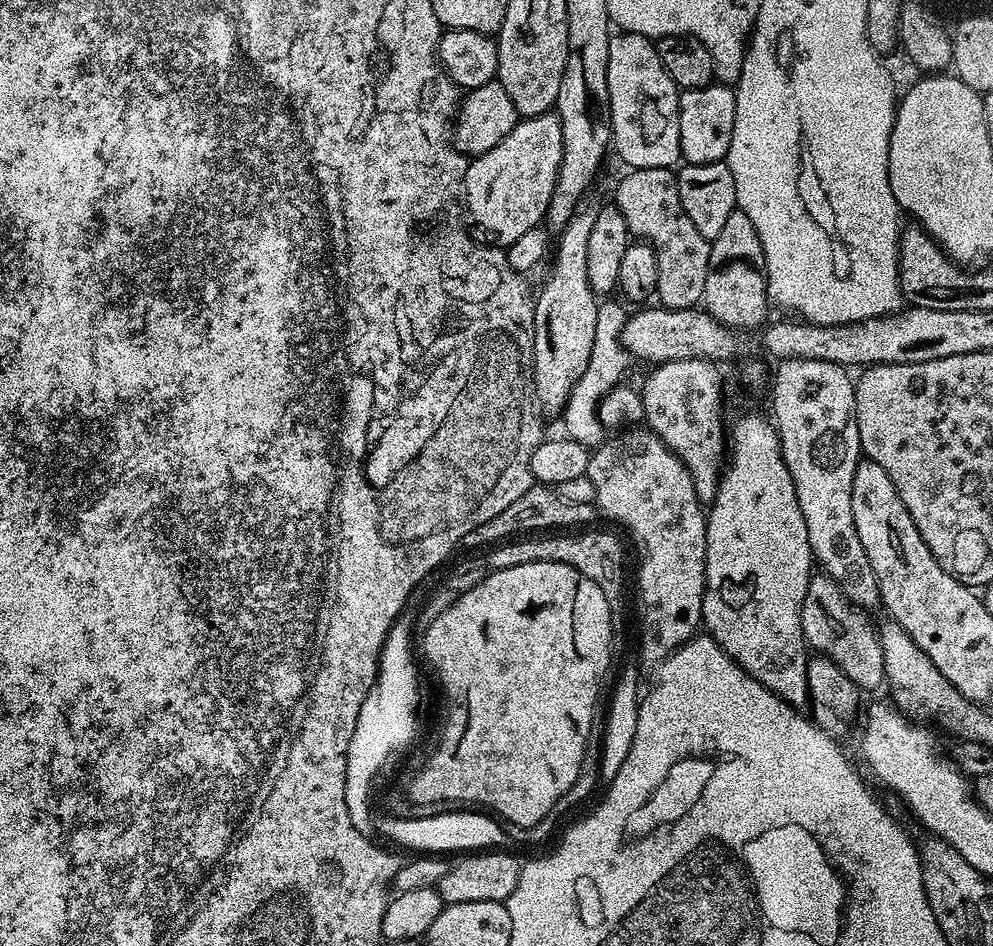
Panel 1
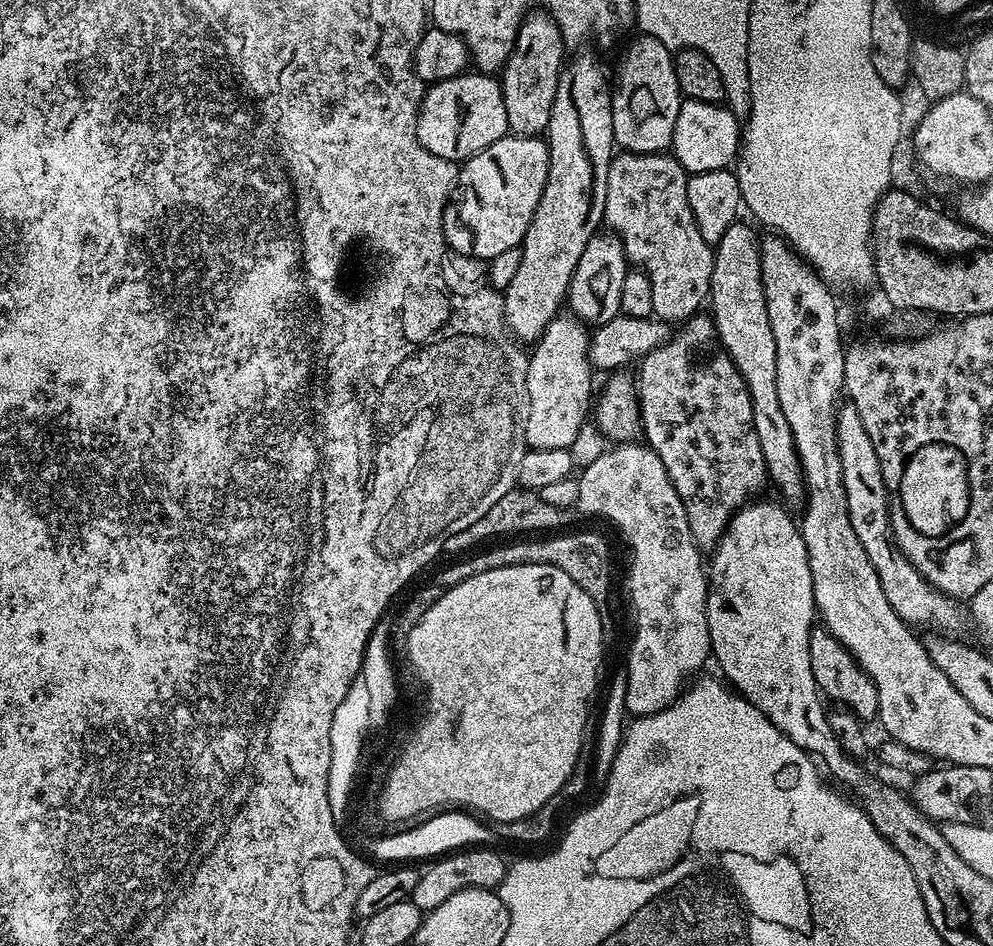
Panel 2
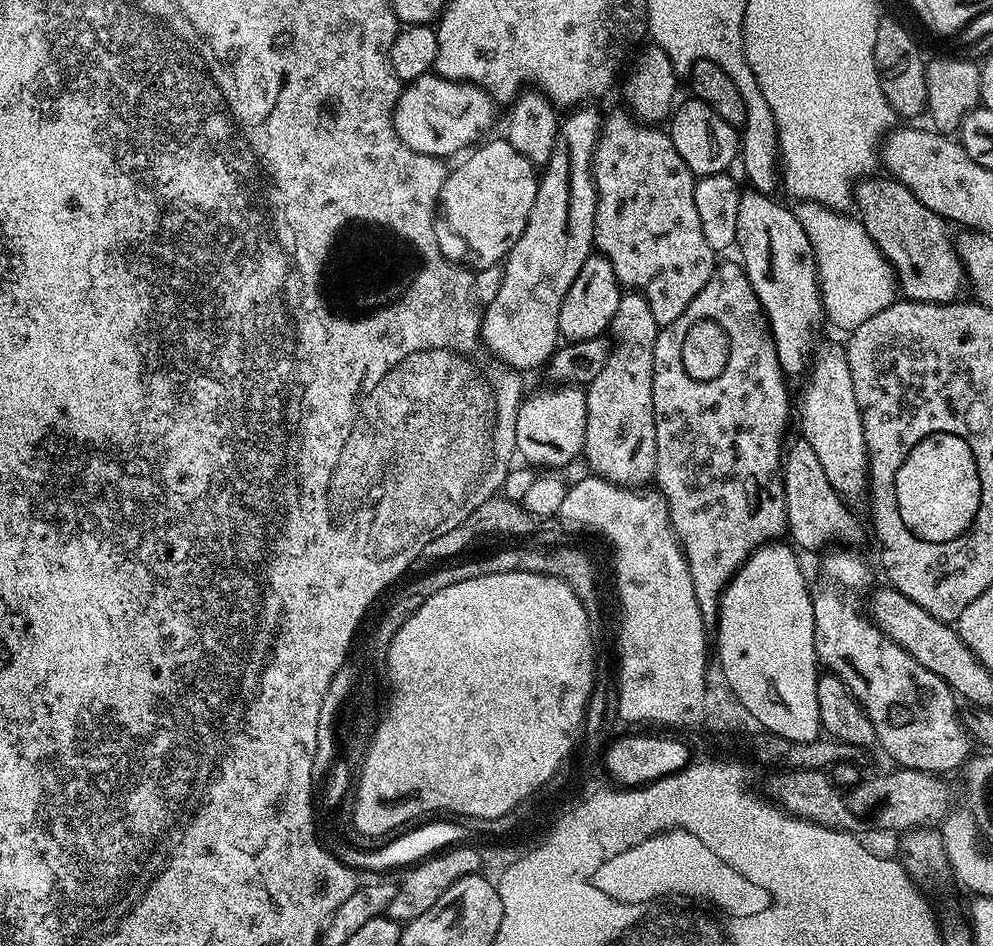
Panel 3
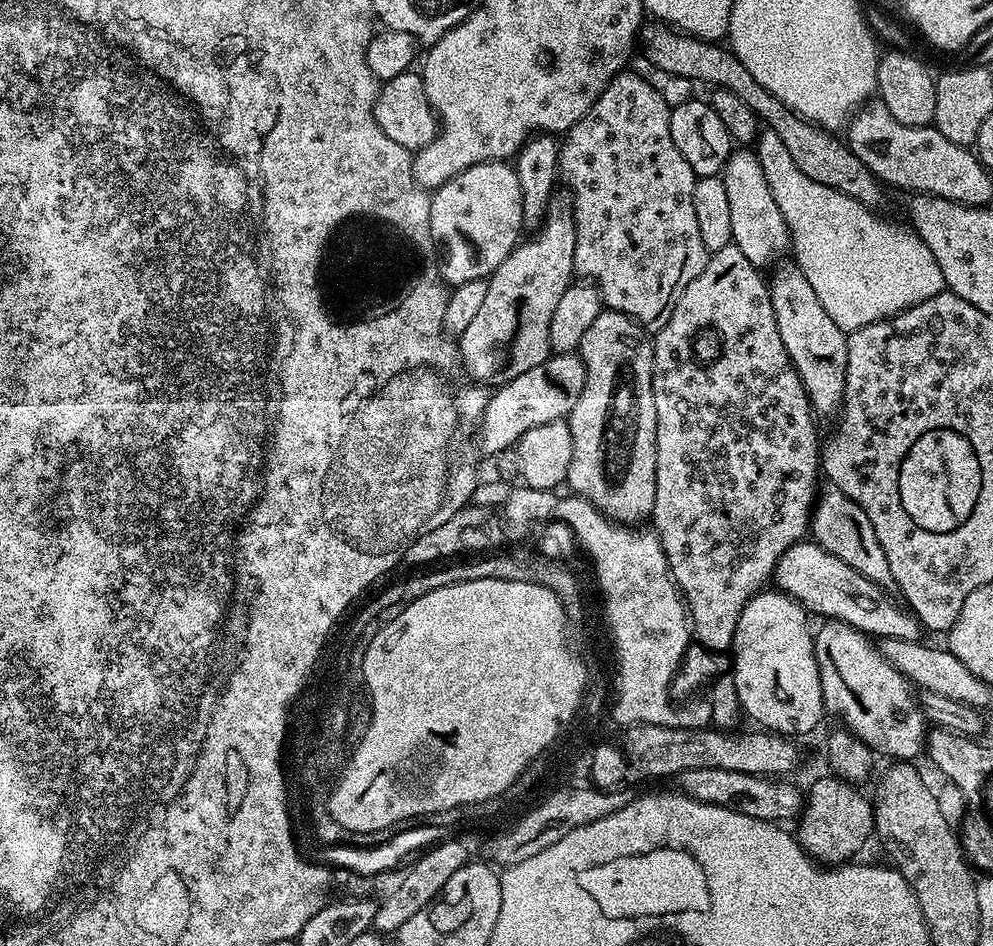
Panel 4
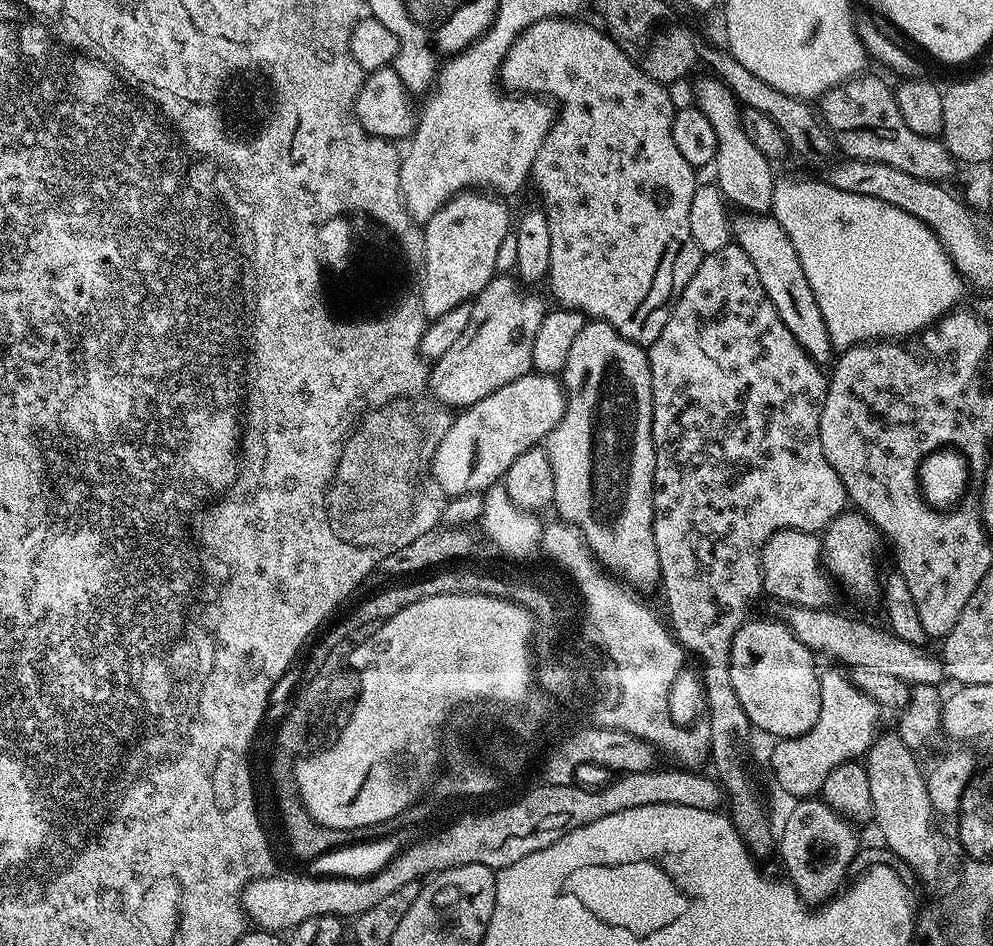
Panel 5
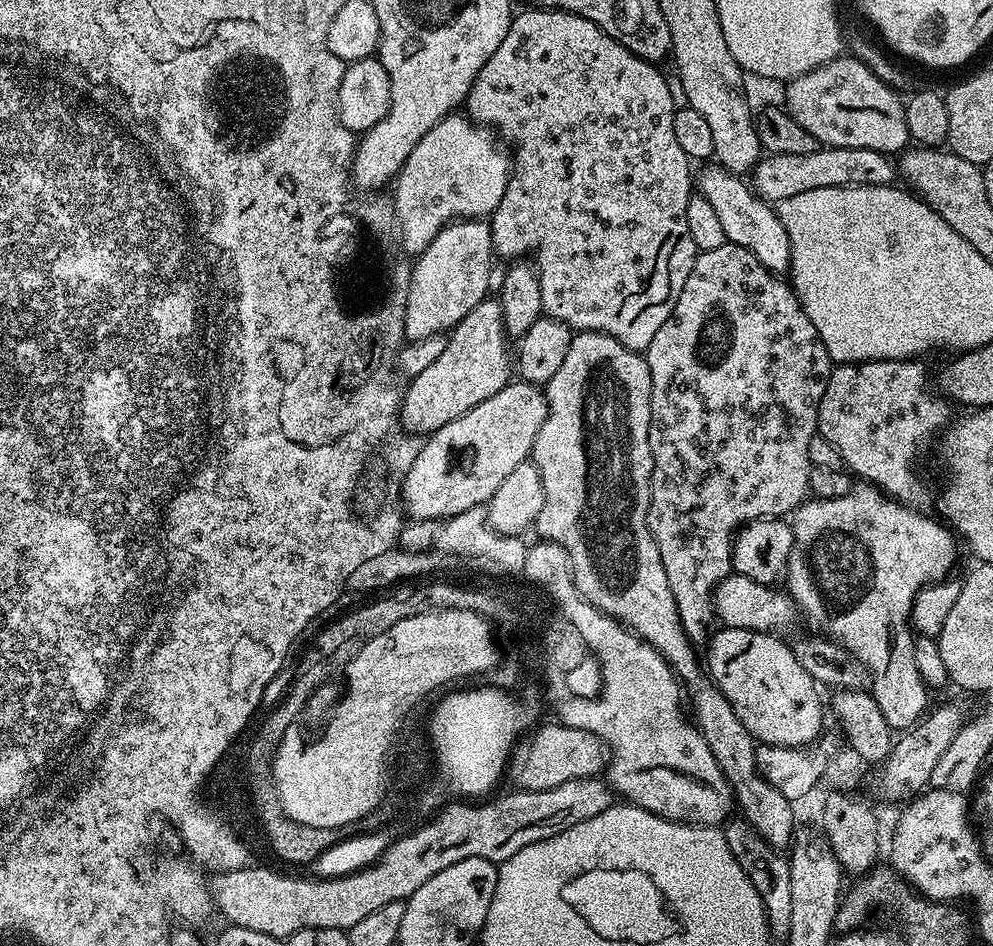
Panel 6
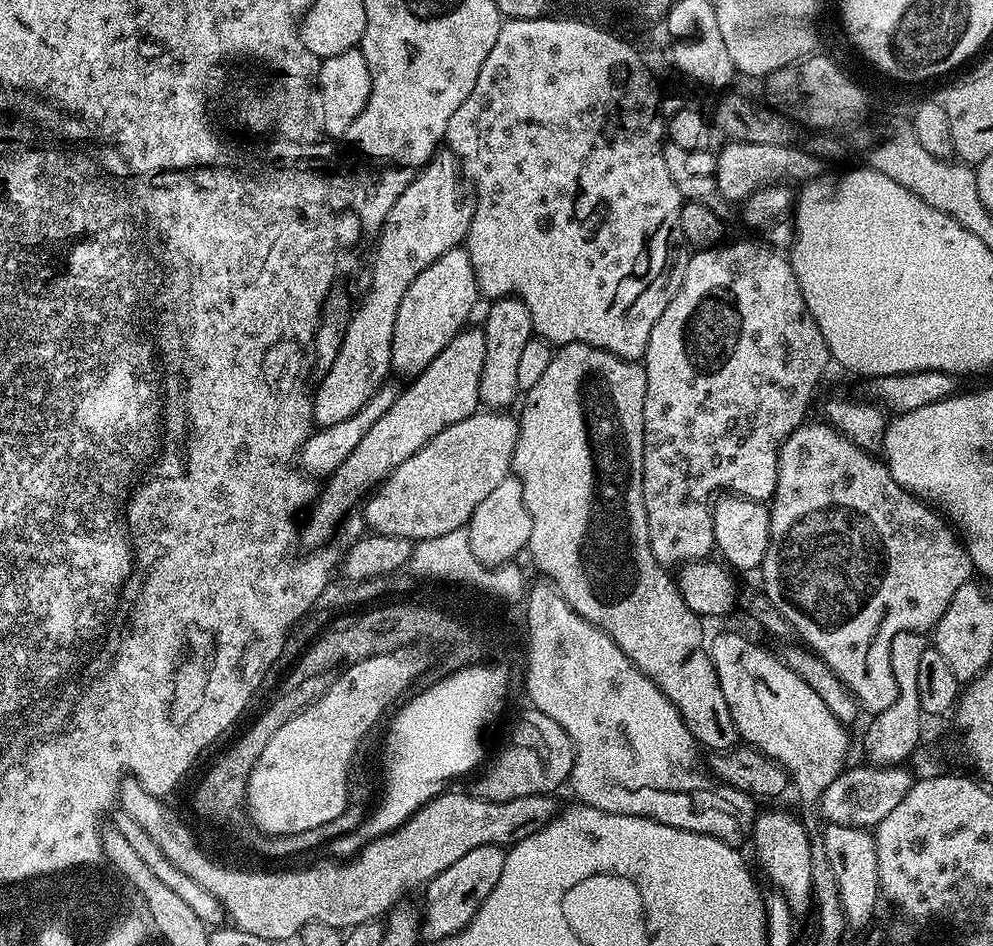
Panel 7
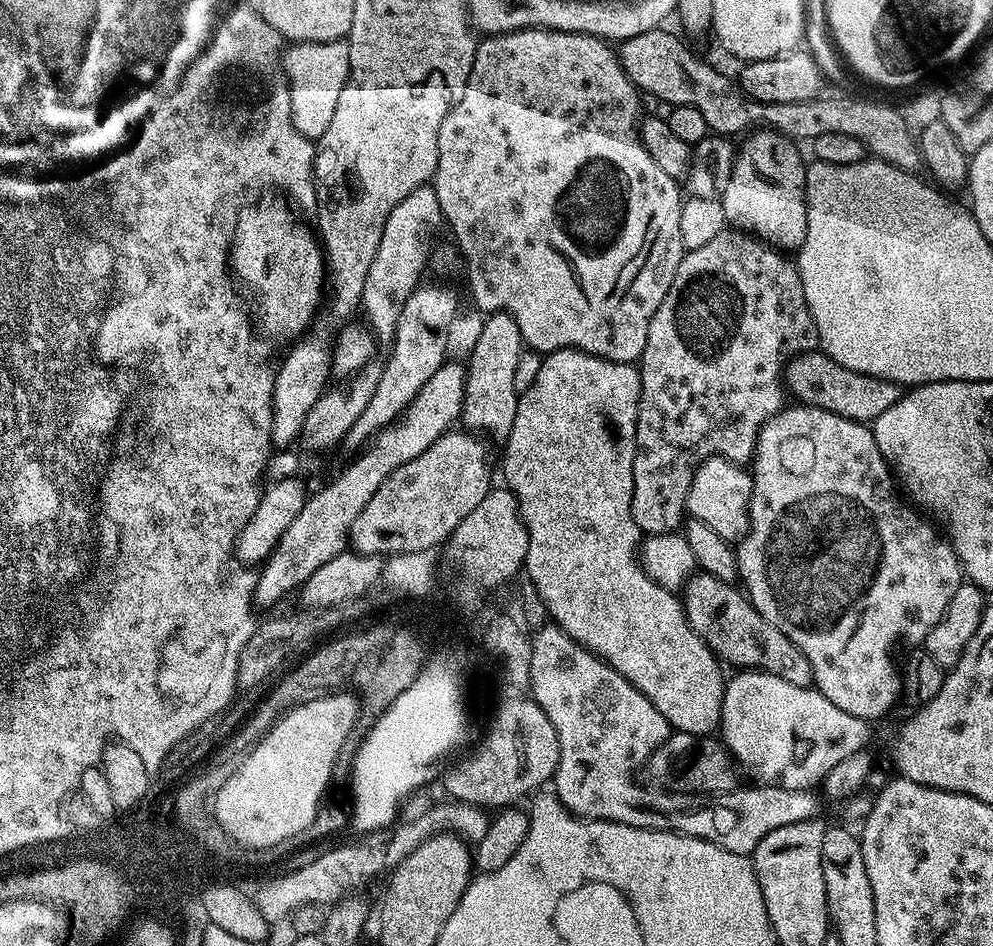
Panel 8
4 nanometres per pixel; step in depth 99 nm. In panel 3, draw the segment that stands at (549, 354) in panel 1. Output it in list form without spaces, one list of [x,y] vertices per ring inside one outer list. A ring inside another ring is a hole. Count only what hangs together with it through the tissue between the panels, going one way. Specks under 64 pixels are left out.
[[[551,386],[536,392],[533,396],[525,395],[520,401],[516,415],[516,451],[525,465],[536,470],[559,470],[564,465],[577,459],[583,453],[586,438],[586,398],[585,389],[580,386]]]

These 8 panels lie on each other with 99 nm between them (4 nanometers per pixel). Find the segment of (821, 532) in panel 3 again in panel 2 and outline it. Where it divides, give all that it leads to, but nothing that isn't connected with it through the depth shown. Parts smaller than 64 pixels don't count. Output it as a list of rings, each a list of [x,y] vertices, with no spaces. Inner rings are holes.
[[[751,223],[748,224],[732,224],[719,244],[715,245],[710,315],[716,326],[719,347],[728,353],[748,387],[752,399],[754,434],[758,434],[758,446],[762,446],[762,458],[766,462],[769,481],[773,485],[776,483],[785,501],[800,502],[806,496],[804,467],[800,465],[800,455],[790,430],[790,422],[786,422],[786,414],[782,414],[782,402],[778,402],[778,354],[762,286],[760,240],[756,236],[757,229]]]

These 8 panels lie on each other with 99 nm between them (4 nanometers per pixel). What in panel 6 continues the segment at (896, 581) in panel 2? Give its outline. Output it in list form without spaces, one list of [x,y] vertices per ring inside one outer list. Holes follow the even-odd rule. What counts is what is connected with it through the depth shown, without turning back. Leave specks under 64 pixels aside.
[[[715,162],[709,163],[705,168],[708,169],[698,176],[698,192],[707,198],[710,206],[714,206],[722,230],[726,230],[728,243],[750,250],[762,262],[762,266],[771,272],[787,273],[792,267],[790,238],[782,226],[777,209],[769,201],[757,196],[745,181],[744,185],[737,173],[728,172]]]

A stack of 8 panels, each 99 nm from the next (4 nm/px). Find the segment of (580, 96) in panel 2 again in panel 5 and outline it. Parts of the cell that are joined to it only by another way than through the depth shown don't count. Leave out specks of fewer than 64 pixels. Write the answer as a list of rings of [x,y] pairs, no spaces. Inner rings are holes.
[[[497,274],[471,301],[470,326],[430,368],[432,394],[441,404],[463,410],[533,371],[534,338],[542,326],[546,305],[523,286],[515,275]]]

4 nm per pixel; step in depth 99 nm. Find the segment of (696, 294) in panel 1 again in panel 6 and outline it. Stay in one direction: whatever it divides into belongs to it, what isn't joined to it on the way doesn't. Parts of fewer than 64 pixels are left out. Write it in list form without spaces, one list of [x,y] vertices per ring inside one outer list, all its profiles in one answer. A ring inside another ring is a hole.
[[[555,10],[531,11],[524,12],[521,16],[520,13],[513,15],[510,30],[506,30],[506,38],[502,38],[502,46],[494,50],[490,62],[486,62],[478,78],[474,78],[466,101],[467,115],[493,130],[498,130],[499,135],[514,149],[512,175],[508,177],[506,194],[502,194],[502,202],[498,202],[490,217],[495,255],[516,256],[512,258],[527,257],[524,256],[527,252],[536,255],[534,267],[542,286],[543,315],[553,316],[576,332],[601,332],[613,336],[630,350],[647,353],[650,342],[654,342],[654,334],[658,334],[662,322],[670,318],[678,302],[678,294],[682,294],[682,286],[686,286],[698,255],[694,238],[690,238],[690,229],[686,226],[686,202],[694,194],[694,172],[692,176],[688,169],[688,155],[684,153],[682,146],[678,146],[678,138],[674,134],[676,108],[670,100],[668,76],[660,73],[655,63],[638,58],[630,50],[626,50],[626,46],[594,26],[594,22],[578,14]]]

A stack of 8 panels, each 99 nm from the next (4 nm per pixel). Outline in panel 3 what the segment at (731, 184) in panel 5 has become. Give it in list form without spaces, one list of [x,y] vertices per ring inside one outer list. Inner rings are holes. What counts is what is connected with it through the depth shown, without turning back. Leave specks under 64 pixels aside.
[[[741,191],[735,247],[740,248],[739,263],[768,321],[780,369],[785,377],[803,377],[817,343],[816,327],[823,325],[826,317],[820,300],[820,279],[816,277],[816,259],[802,222],[798,222],[791,207],[783,208],[763,191]]]

